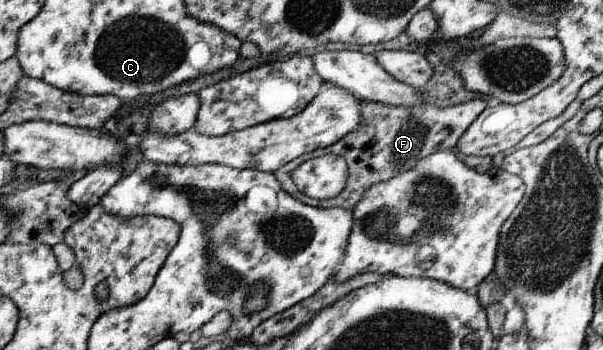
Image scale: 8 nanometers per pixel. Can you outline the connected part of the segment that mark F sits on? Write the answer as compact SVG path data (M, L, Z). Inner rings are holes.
M475 99L469 101L468 103L458 104L456 106L446 107L443 109L440 109L433 103L423 103L419 106L409 107L387 106L385 104L364 101L364 104L362 105L361 129L347 134L345 138L341 138L337 143L330 145L329 147L300 155L293 161L286 163L285 166L281 167L281 169L277 170L273 174L279 181L279 185L283 187L284 191L289 192L294 197L298 197L298 199L301 199L304 204L311 205L315 208L343 208L344 210L353 211L354 207L362 201L363 197L366 195L366 191L369 190L371 186L378 184L379 182L389 181L390 179L393 179L396 174L400 174L401 172L409 171L412 167L417 166L423 158L427 158L437 150L451 151L455 153L455 155L457 155L467 167L470 167L479 173L485 173L486 171L489 171L489 168L493 165L492 157L489 157L489 155L487 155L487 157L481 157L481 155L461 155L456 145L458 144L458 139L471 125L471 122L474 119L477 119L477 116L486 107L487 103L483 99ZM329 153L343 156L346 159L349 177L345 188L336 197L326 200L318 200L301 193L292 178L294 171L307 160L318 158Z

